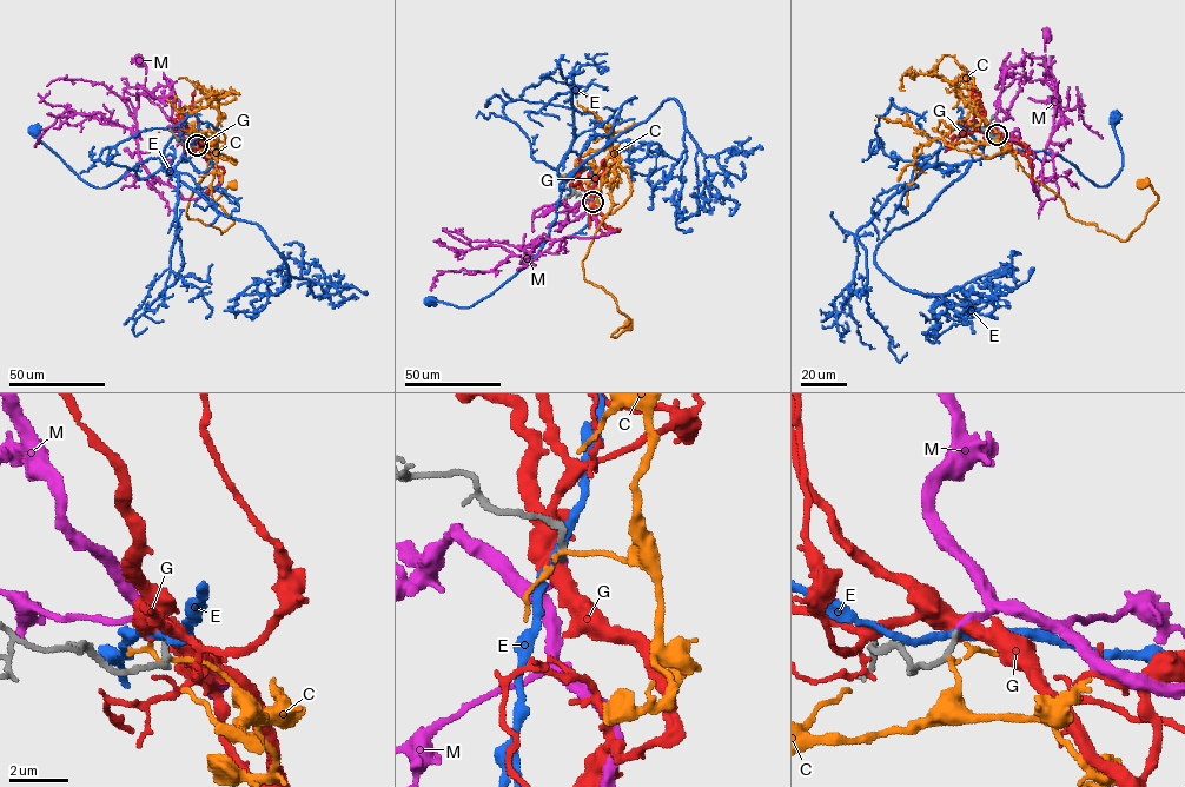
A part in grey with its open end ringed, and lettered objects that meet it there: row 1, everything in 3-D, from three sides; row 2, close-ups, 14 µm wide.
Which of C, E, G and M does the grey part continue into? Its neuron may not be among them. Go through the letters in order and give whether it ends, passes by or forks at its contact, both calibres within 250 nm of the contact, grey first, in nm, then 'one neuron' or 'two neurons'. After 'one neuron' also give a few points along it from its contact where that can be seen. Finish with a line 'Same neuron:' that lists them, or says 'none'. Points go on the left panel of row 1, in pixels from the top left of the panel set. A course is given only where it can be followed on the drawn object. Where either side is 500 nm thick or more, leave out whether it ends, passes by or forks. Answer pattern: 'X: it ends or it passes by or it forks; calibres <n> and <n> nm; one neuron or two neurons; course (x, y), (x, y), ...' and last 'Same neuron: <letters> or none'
C: it passes by; calibres 300 and 140 nm; two neurons
E: it passes by; calibres 240 and 280 nm; two neurons
G: calibres 240 and 550 nm; two neurons
M: it ends; calibres 240 and 240 nm; one neuron; course (197, 145), (219, 185), (202, 196), (184, 199), (141, 164), (133, 118), (144, 88), (146, 66), (140, 59)
Same neuron: M

